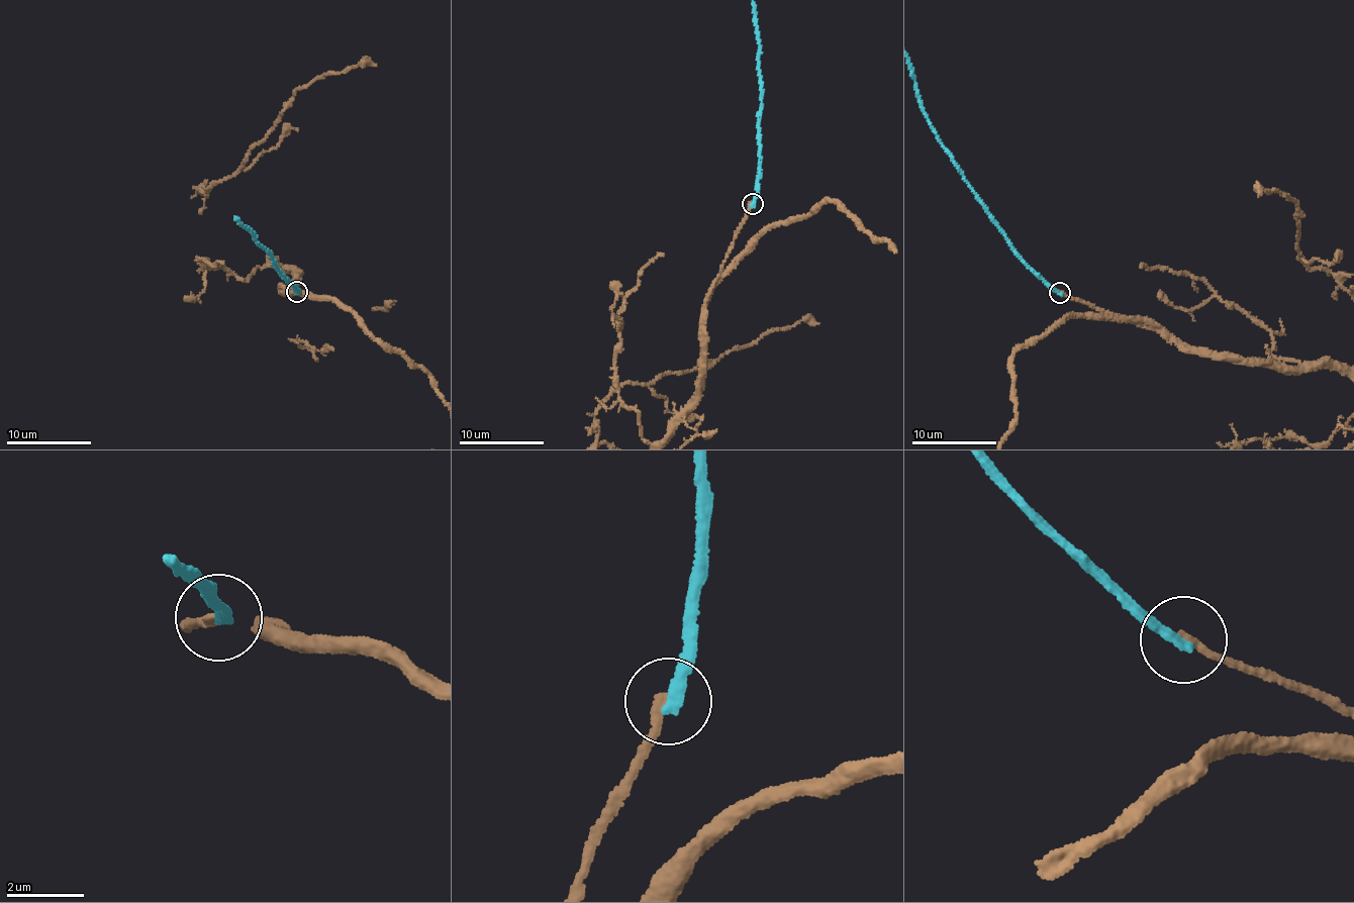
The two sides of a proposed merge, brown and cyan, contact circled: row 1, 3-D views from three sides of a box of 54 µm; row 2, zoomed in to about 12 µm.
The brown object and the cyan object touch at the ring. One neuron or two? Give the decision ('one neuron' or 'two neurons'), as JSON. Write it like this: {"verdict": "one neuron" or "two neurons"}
{"verdict": "two neurons"}

